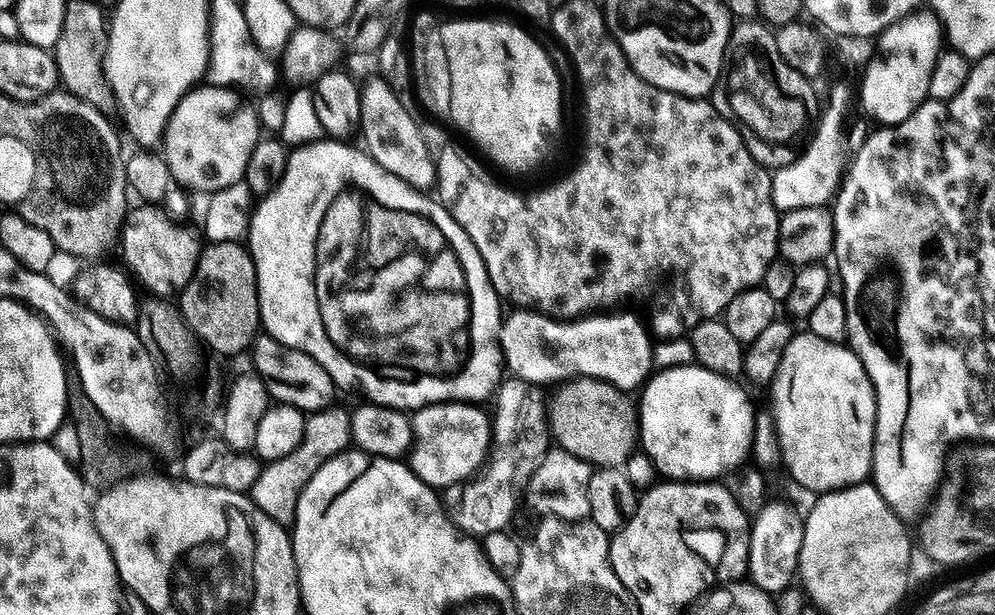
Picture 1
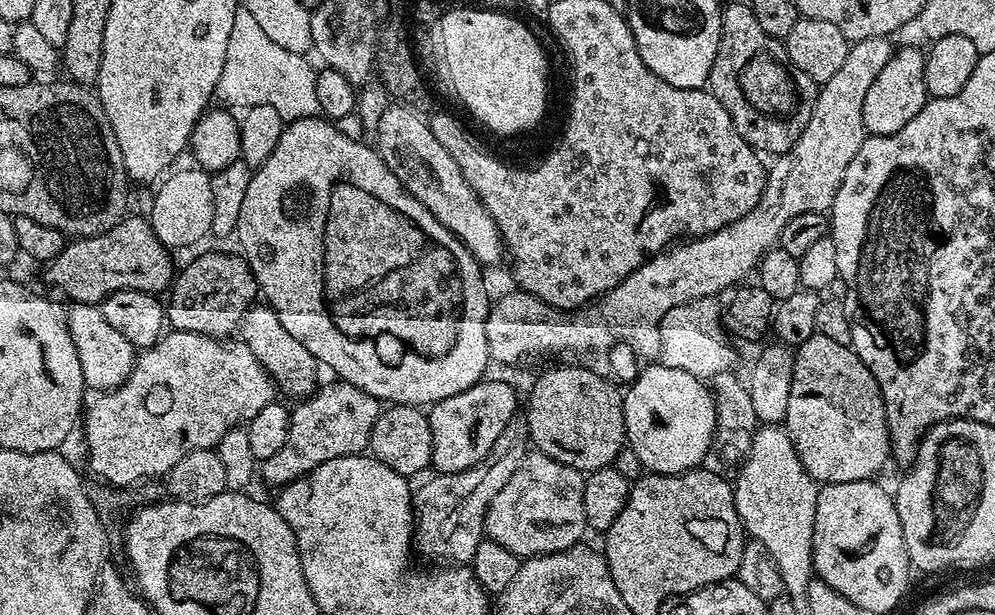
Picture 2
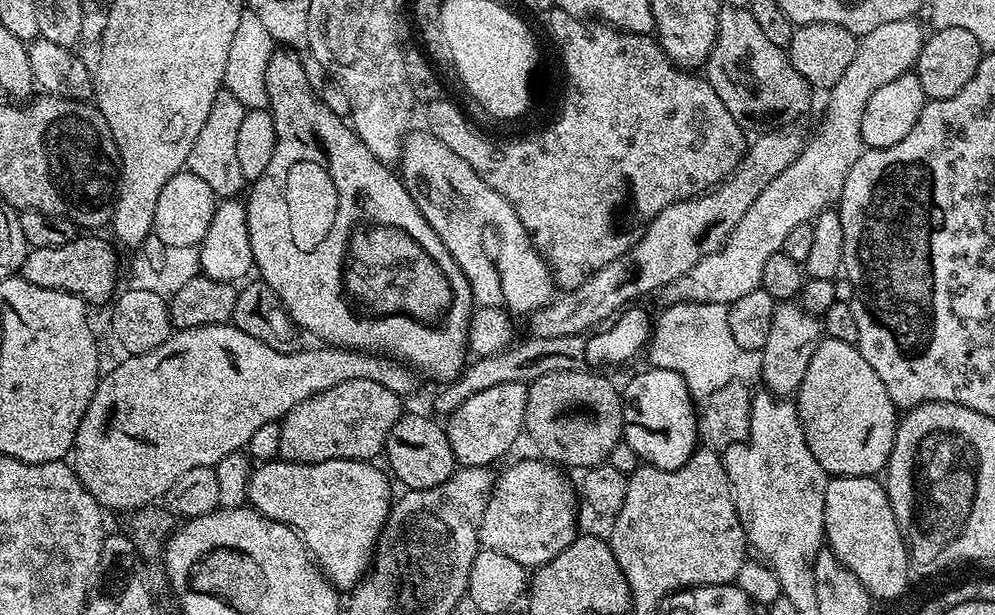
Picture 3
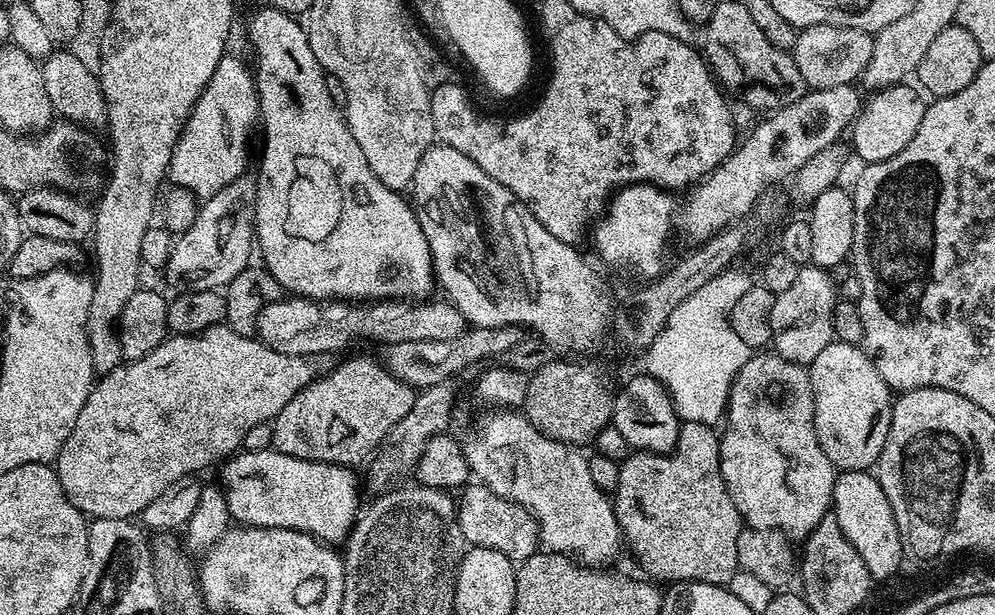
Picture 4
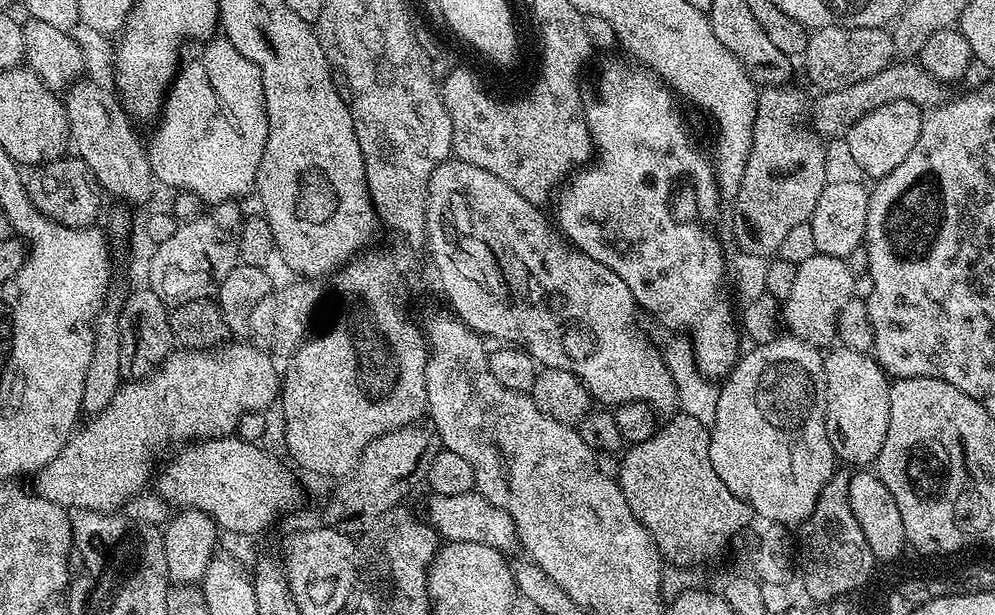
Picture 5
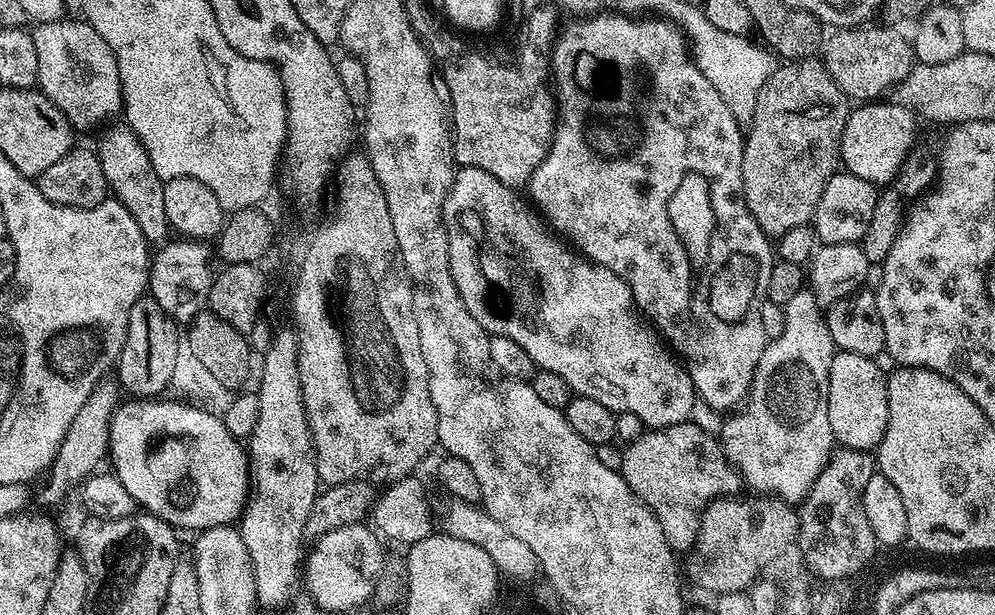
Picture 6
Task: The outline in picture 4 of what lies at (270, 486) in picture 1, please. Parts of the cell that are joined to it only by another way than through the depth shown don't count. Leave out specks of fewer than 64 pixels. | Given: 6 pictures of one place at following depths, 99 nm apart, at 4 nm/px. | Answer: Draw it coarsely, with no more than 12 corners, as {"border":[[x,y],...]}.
{"border":[[364,356],[271,421],[275,451],[357,466],[417,389]]}

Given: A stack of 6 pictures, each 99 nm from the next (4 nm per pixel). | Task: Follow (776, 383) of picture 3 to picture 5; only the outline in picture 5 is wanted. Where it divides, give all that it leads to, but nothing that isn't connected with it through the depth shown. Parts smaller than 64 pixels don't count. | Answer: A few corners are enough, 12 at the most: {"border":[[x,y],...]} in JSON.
{"border":[[843,257],[797,265],[782,322],[831,345],[854,275]]}

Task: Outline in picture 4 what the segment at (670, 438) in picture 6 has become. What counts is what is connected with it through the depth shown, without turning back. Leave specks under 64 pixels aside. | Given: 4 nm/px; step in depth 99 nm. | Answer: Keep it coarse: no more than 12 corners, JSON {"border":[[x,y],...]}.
{"border":[[717,429],[620,465],[616,521],[656,582],[728,585],[742,521]]}

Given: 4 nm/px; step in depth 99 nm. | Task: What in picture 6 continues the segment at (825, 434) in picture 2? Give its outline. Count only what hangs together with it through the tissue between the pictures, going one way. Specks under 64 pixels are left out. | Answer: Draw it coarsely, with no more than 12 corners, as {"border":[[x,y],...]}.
{"border":[[837,351],[828,375],[837,445],[879,449],[888,377],[870,356]]}

